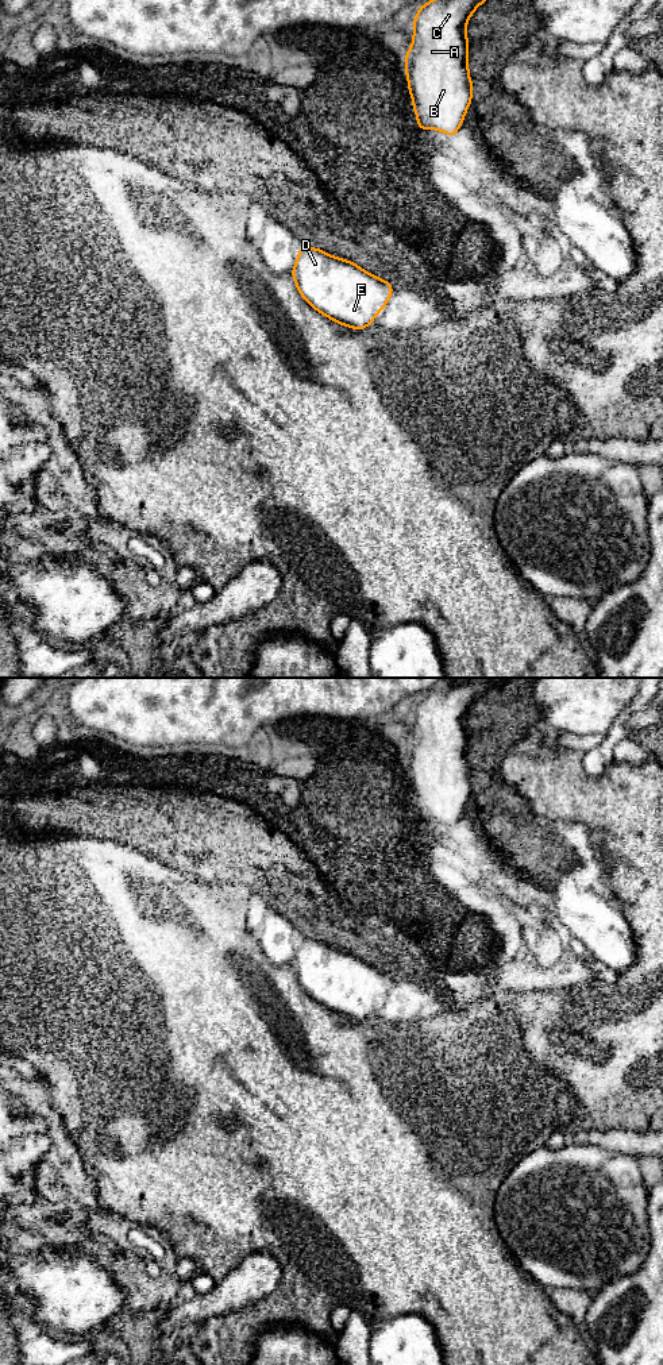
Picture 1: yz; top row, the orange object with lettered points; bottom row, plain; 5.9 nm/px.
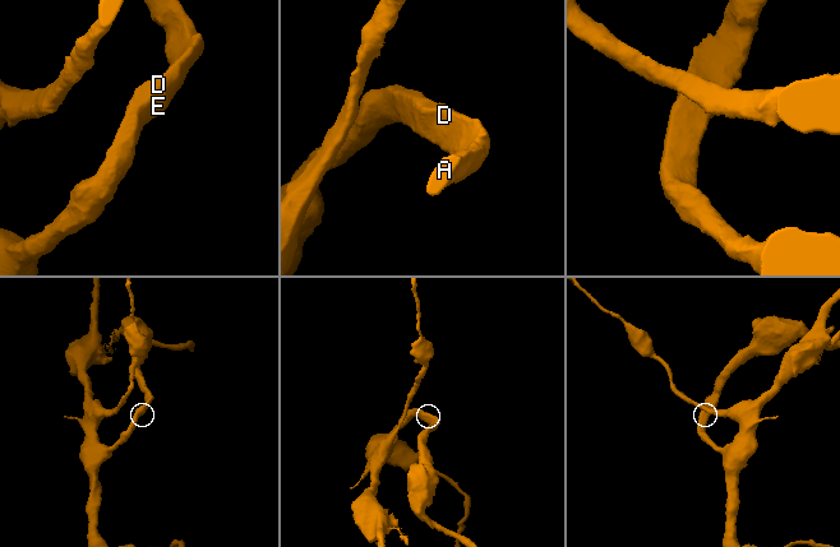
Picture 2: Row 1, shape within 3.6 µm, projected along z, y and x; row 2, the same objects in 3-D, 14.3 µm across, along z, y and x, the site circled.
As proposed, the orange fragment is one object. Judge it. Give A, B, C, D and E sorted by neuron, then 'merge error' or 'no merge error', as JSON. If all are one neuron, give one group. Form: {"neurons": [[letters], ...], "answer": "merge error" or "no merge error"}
{"neurons": [["A", "B", "C", "D", "E"]], "answer": "no merge error"}

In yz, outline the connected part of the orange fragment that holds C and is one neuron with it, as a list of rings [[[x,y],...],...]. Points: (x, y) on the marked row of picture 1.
[[[431,0],[413,20],[405,72],[417,126],[456,135],[471,104],[469,18],[486,0]]]

